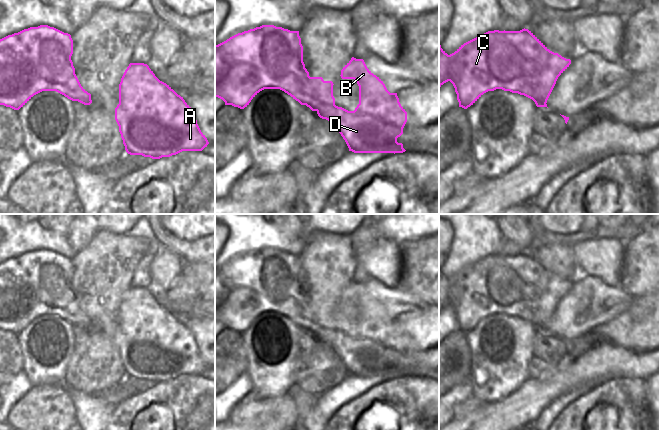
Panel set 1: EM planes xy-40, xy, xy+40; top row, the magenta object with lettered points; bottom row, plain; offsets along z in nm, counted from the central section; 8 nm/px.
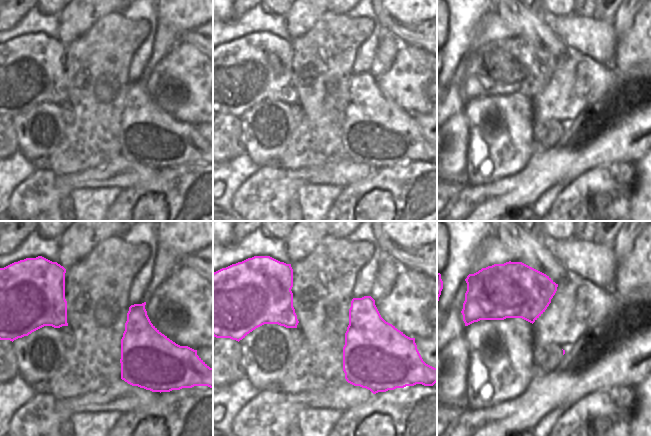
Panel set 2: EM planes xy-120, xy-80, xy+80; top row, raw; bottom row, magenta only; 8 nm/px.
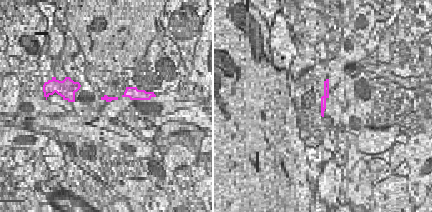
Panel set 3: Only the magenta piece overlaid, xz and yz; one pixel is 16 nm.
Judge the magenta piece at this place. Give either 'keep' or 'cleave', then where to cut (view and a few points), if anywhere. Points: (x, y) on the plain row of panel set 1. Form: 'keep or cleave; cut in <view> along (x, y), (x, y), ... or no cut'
cleave; cut in xy along (334, 328), (322, 327), (321, 332), (317, 335)

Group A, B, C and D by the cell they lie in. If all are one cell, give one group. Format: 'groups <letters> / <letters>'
groups A B D / C

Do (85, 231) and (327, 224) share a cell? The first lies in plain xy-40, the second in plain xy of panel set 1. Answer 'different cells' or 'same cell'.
same cell

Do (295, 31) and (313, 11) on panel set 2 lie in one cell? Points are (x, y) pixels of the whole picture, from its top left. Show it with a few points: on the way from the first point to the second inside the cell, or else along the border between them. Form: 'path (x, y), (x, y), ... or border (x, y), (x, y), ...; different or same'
path (298, 26), (308, 16); same

